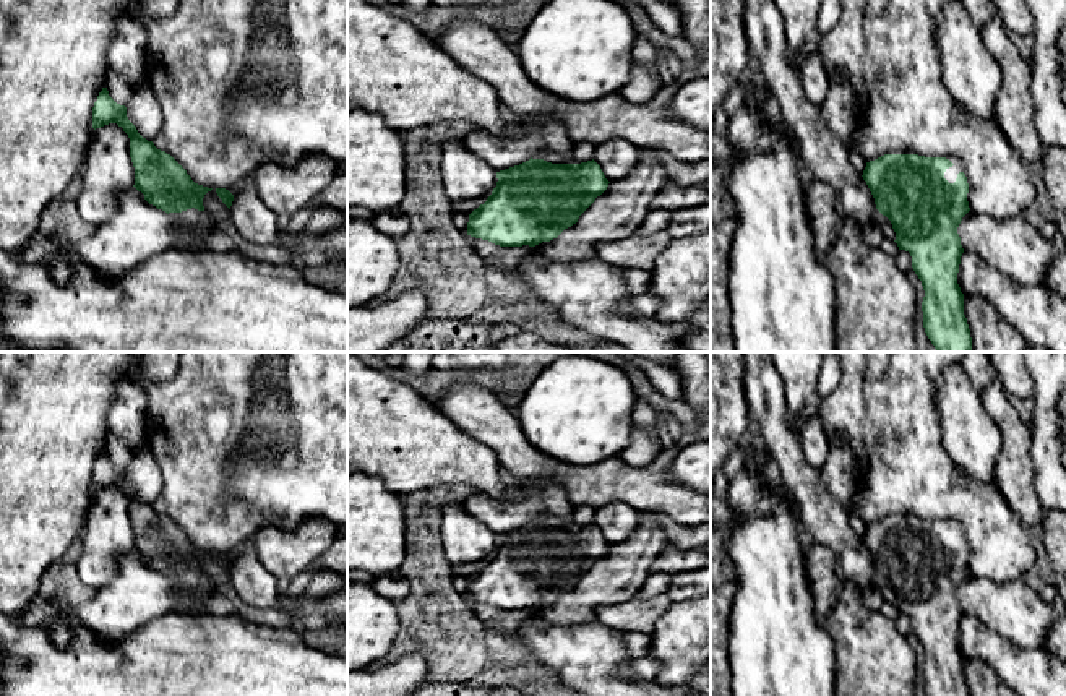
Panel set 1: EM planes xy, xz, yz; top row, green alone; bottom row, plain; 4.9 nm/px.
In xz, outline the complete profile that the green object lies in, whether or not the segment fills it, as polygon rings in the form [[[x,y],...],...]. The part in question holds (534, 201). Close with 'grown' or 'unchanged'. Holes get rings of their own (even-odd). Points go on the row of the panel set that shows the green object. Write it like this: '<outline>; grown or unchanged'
[[[547,151],[534,154],[519,165],[496,172],[496,178],[496,187],[487,201],[469,214],[467,235],[500,247],[535,247],[557,238],[578,222],[579,216],[610,183],[594,159],[579,162]]]; grown

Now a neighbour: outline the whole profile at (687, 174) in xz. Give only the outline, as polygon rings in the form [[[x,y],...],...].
[[[660,153],[659,159],[670,183],[694,187],[711,182],[711,159],[681,162],[667,153]]]

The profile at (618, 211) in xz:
[[[639,149],[628,177],[613,180],[607,190],[557,238],[532,247],[542,263],[578,263],[597,258],[599,243],[628,238],[651,211],[652,200],[668,185],[660,153]]]

